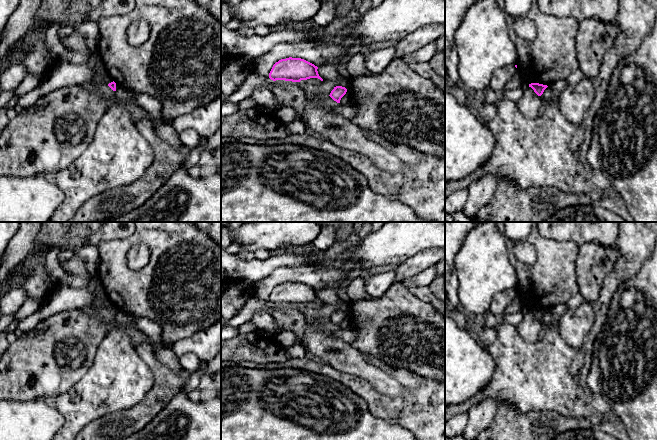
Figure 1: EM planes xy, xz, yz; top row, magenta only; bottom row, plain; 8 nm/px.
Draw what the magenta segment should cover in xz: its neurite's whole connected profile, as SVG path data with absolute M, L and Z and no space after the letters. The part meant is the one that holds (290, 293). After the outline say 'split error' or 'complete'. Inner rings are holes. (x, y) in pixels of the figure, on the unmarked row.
M286 282L276 286L270 297L269 302L273 305L285 304L292 306L300 306L310 302L323 303L319 300L318 291L301 282Z; complete

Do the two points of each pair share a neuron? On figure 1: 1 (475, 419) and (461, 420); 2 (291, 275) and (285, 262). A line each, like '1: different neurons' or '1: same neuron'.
1: different neurons
2: different neurons

